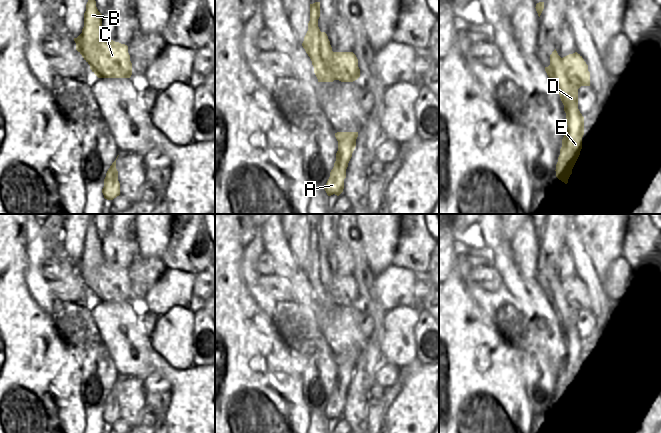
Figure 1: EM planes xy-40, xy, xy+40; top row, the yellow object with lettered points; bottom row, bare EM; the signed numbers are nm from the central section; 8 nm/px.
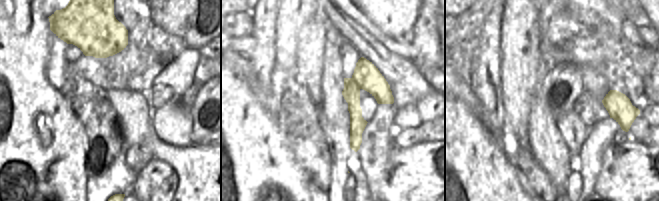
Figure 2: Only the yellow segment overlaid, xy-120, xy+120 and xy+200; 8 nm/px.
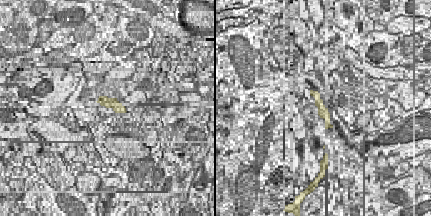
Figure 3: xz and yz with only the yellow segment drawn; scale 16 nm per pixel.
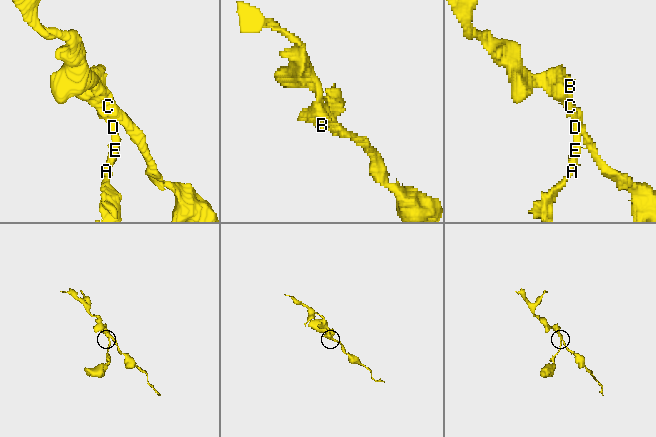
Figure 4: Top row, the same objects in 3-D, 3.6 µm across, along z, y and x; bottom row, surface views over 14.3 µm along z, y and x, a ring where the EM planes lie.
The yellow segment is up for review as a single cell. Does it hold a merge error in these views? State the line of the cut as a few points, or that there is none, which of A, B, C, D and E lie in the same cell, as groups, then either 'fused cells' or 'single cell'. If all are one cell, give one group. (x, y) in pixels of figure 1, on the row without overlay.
cut xy+40 (561, 282), (565, 299), (578, 312); groups A D E / B C; fused cells

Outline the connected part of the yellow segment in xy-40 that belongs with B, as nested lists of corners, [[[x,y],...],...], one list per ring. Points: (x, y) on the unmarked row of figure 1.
[[[92,217],[86,228],[82,257],[74,262],[76,274],[98,302],[130,302],[128,270],[111,264],[102,253],[102,238]]]

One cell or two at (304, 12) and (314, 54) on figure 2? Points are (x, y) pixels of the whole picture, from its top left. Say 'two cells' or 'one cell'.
two cells

